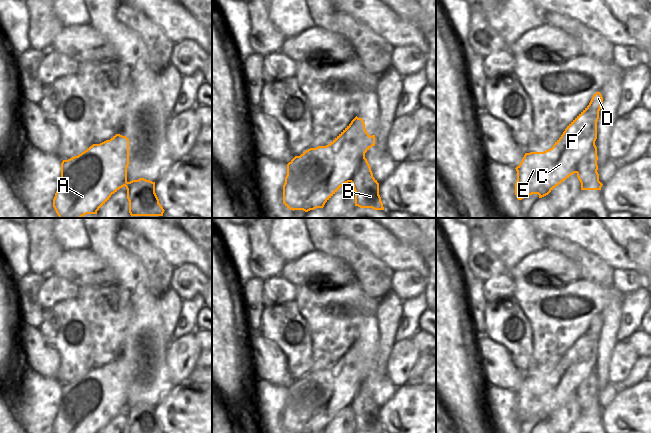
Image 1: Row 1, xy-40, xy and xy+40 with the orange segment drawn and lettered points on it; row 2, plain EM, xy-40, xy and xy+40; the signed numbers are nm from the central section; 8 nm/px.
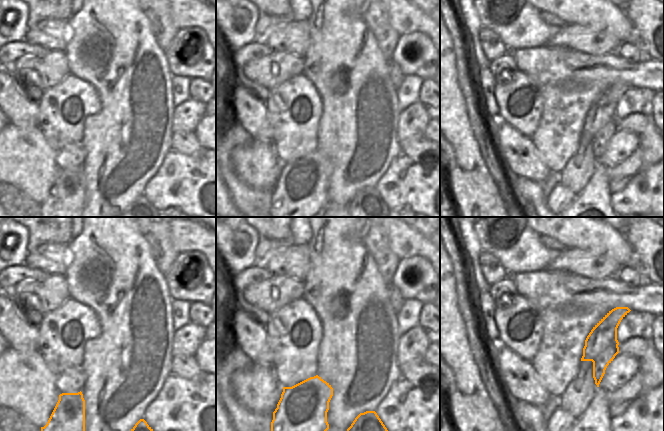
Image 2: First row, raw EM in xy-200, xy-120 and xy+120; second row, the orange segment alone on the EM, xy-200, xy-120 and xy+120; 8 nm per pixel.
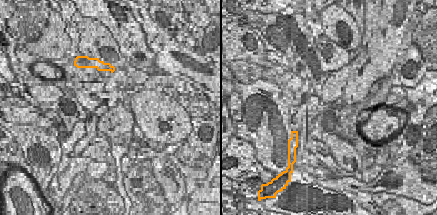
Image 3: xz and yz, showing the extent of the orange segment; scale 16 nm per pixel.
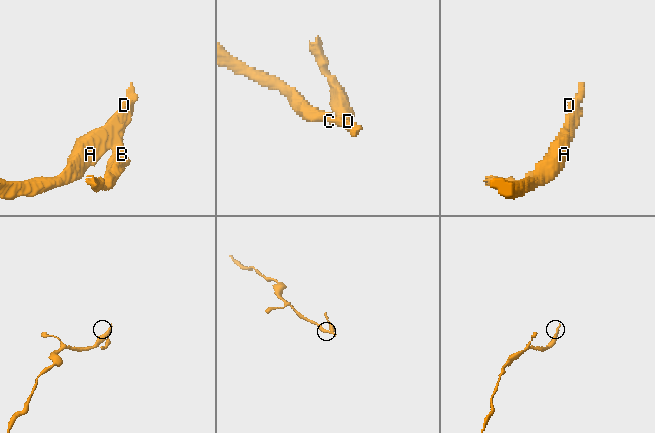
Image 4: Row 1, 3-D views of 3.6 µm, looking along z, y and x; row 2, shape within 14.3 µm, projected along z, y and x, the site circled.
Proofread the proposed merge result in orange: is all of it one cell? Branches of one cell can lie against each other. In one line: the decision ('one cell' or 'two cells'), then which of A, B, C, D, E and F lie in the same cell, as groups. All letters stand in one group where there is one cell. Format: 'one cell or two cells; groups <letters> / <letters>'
two cells; groups A C D E F / B

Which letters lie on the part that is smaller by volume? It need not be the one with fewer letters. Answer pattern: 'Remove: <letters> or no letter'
Remove: B

